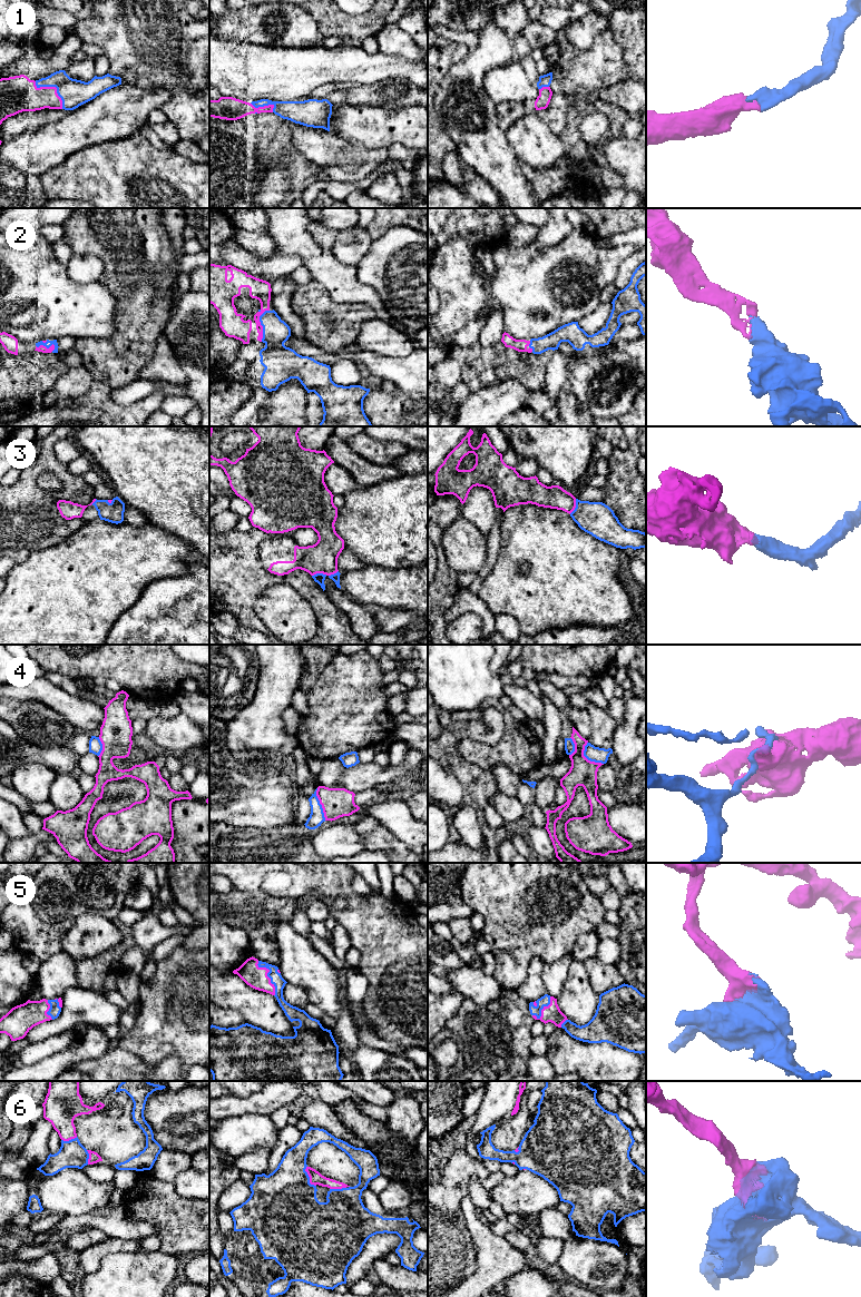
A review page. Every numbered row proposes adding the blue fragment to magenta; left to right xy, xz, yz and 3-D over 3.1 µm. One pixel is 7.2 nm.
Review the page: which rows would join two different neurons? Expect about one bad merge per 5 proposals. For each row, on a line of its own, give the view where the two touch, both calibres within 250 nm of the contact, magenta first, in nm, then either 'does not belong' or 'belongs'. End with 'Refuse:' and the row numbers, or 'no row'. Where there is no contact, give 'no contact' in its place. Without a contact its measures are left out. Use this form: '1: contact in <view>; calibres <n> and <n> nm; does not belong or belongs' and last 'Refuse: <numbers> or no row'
1: contact in xy; calibres 240 and 200 nm; belongs
2: contact in xz; calibres 170 and 190 nm; belongs
3: contact in yz; calibres 170 and 240 nm; belongs
4: contact in yz; calibres 190 and 110 nm; does not belong
5: contact in xz; calibres 160 and 90 nm; belongs
6: contact in xz; calibres 100 and 440 nm; belongs
Refuse: 4

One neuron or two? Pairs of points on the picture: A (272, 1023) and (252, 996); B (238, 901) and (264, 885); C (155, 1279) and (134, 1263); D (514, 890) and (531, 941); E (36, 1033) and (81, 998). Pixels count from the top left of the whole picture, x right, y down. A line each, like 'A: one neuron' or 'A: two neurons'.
A: one neuron
B: two neurons
C: one neuron
D: one neuron
E: one neuron

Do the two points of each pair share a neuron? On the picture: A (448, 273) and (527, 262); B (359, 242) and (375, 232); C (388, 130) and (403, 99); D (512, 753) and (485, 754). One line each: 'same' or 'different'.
A: same
B: different
C: different
D: same

